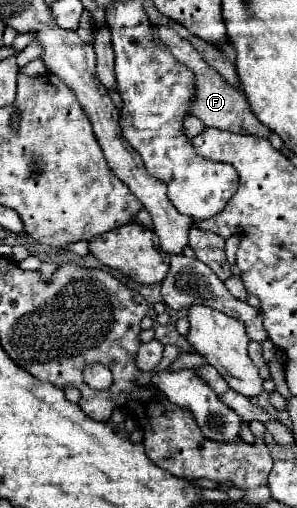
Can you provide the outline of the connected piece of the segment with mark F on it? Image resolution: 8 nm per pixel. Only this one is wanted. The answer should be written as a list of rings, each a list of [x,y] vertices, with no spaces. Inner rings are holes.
[[[155,26],[155,32],[157,32],[161,44],[171,50],[171,54],[175,56],[175,60],[181,66],[185,66],[187,70],[191,70],[193,76],[195,76],[195,94],[191,98],[191,108],[189,108],[189,112],[193,116],[197,116],[205,126],[213,126],[213,128],[221,128],[221,130],[229,130],[229,132],[237,132],[237,134],[269,136],[269,128],[263,126],[255,118],[255,114],[253,114],[247,98],[243,96],[243,92],[237,90],[237,88],[233,88],[233,86],[229,86],[207,62],[203,62],[201,56],[199,56],[199,52],[187,40],[183,40],[169,26]]]

